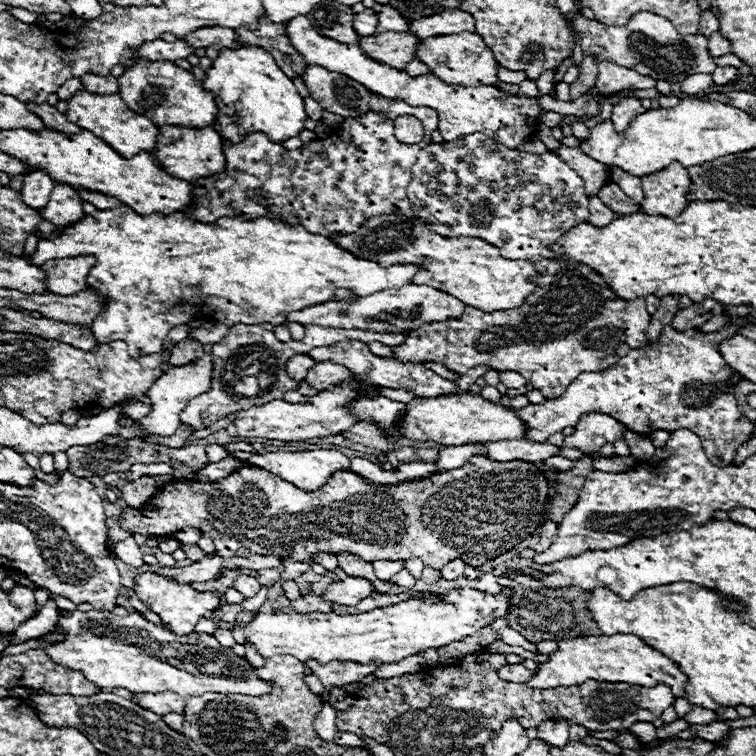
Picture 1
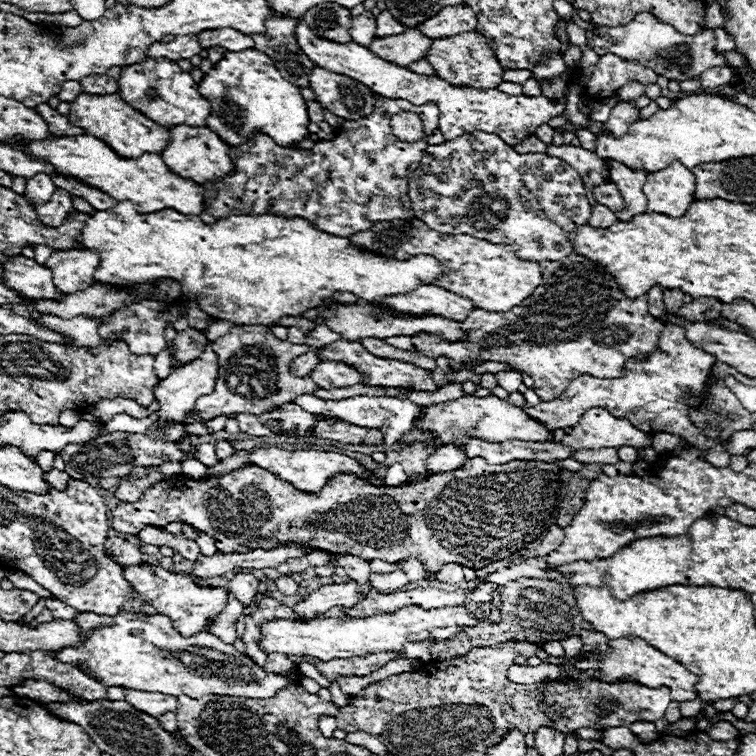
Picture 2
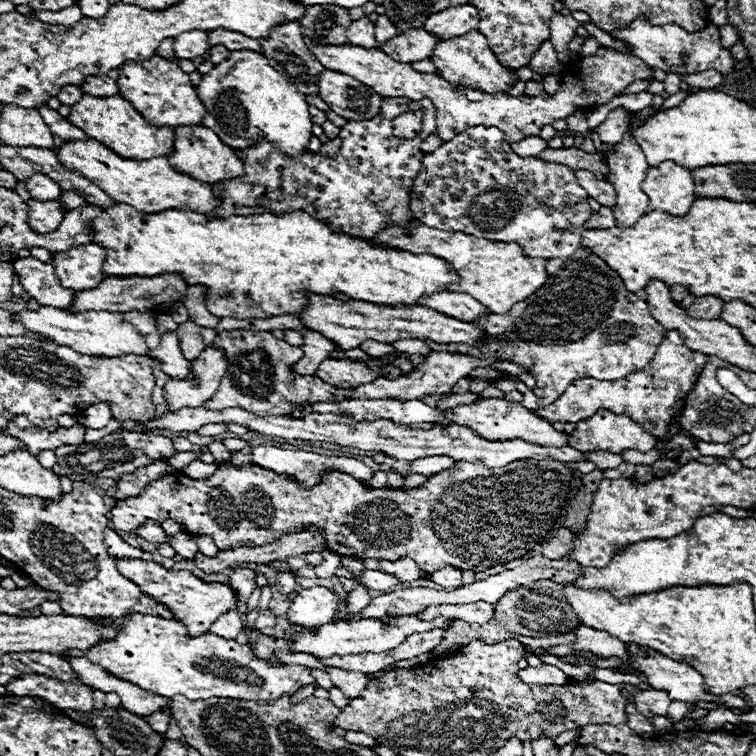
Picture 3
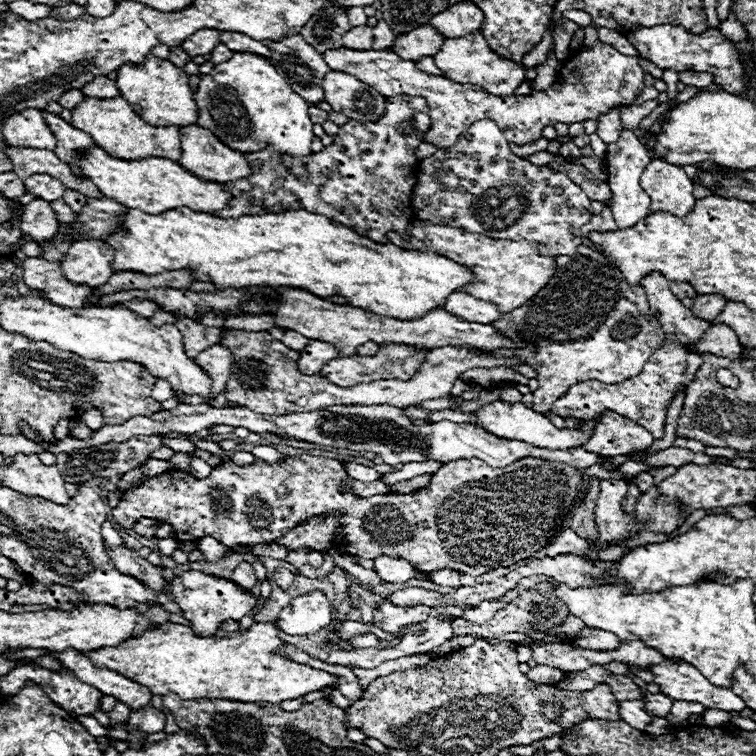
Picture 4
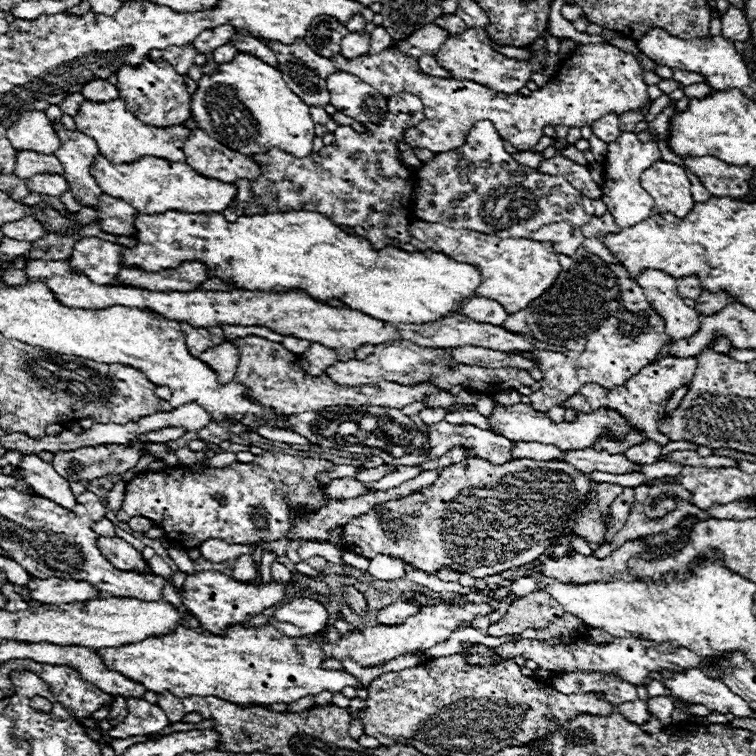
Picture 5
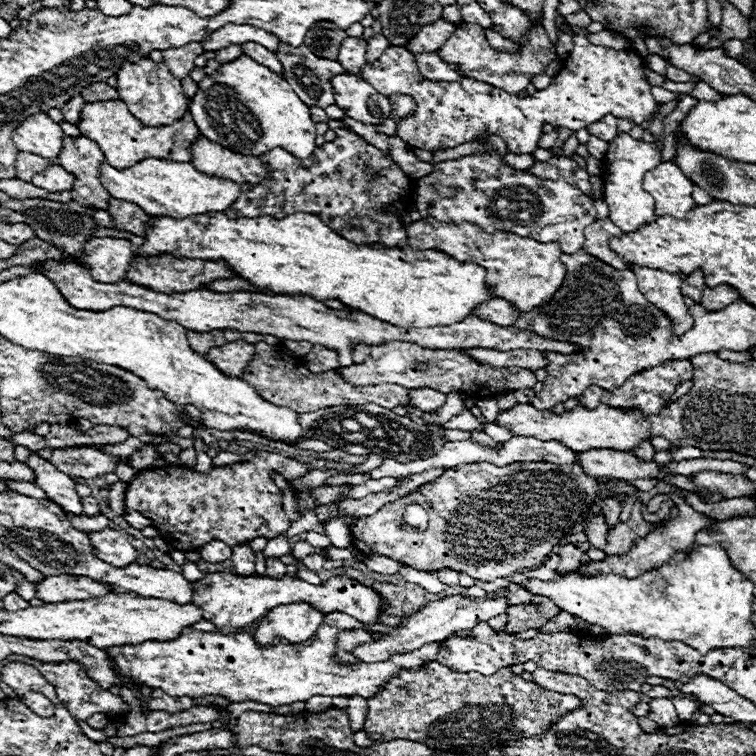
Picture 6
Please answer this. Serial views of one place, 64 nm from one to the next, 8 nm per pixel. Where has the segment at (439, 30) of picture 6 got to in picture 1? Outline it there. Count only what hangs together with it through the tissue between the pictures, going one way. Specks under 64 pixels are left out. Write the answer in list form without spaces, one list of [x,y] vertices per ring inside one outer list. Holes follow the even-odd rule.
[[[384,32],[360,38],[358,46],[366,50],[366,56],[372,60],[402,70],[410,60],[414,60],[414,48],[418,42],[420,40],[410,32]]]

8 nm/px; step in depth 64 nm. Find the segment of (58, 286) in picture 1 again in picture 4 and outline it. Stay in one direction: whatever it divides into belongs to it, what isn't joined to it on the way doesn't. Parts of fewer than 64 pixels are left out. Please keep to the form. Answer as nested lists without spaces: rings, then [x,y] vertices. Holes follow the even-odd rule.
[[[80,240],[70,246],[62,262],[62,274],[74,284],[90,284],[98,288],[114,274],[110,262],[114,258],[114,248],[102,240]]]

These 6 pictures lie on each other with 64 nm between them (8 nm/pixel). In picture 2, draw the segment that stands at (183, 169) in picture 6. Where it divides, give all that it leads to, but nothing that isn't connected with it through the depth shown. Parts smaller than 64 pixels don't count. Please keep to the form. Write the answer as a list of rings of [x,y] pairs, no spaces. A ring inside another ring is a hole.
[[[82,134],[82,136],[50,136],[50,140],[40,140],[40,142],[26,142],[22,144],[22,136],[14,136],[14,144],[16,148],[26,148],[26,152],[30,152],[30,156],[38,156],[38,160],[50,160],[50,164],[54,164],[54,168],[58,168],[58,172],[66,172],[66,176],[78,176],[78,180],[86,180],[86,184],[94,184],[94,188],[102,188],[102,192],[106,192],[108,196],[114,196],[118,202],[132,202],[136,212],[158,212],[164,208],[172,208],[176,212],[182,214],[200,214],[204,210],[202,204],[202,186],[198,186],[192,180],[180,178],[176,174],[170,172],[170,168],[164,164],[164,160],[158,154],[142,154],[140,158],[122,158],[118,156],[110,146],[106,146],[102,140],[90,136],[90,134]]]

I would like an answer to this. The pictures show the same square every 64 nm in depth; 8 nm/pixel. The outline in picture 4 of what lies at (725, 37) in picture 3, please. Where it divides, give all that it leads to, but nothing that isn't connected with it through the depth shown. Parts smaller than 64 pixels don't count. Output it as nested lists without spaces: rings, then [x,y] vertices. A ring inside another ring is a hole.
[[[730,14],[730,18],[720,24],[720,32],[722,32],[730,42],[734,42],[734,44],[736,44],[736,42],[742,42],[742,40],[746,38],[746,30],[742,28],[742,24],[736,20],[734,14]]]

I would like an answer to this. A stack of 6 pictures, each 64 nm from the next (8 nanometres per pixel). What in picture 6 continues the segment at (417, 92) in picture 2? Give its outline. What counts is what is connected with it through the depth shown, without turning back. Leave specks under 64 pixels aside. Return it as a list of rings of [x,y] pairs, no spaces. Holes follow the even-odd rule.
[[[572,26],[572,30],[574,30],[574,50],[564,60],[562,70],[552,78],[552,84],[548,88],[536,90],[532,96],[526,96],[526,98],[508,94],[500,88],[478,82],[474,78],[462,78],[460,82],[426,80],[418,72],[414,54],[410,54],[406,48],[394,48],[394,46],[386,48],[386,52],[378,60],[364,64],[362,78],[366,82],[374,84],[374,88],[378,88],[378,92],[382,92],[384,96],[410,94],[418,102],[418,108],[415,108],[415,111],[408,118],[398,122],[398,136],[408,146],[420,148],[420,150],[430,150],[430,152],[448,150],[448,148],[456,148],[464,142],[470,142],[472,138],[480,136],[484,132],[484,128],[488,128],[488,132],[492,132],[496,136],[502,136],[506,140],[510,152],[532,154],[538,146],[544,124],[552,124],[556,128],[564,126],[570,130],[580,130],[580,128],[590,126],[592,122],[598,122],[606,114],[614,114],[616,118],[630,118],[630,120],[634,120],[634,124],[642,124],[658,108],[658,102],[650,94],[650,84],[644,76],[644,64],[642,64],[640,56],[634,52],[626,52],[626,50],[614,50],[614,48],[590,44],[584,38],[586,28]]]

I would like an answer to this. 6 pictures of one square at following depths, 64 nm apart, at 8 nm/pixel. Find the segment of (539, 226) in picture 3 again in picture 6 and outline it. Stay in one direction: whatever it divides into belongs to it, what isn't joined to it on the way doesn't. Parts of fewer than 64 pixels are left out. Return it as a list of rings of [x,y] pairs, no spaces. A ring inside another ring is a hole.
[[[498,152],[470,154],[434,164],[434,172],[416,178],[414,208],[422,214],[422,218],[436,218],[454,224],[478,224],[484,232],[514,232],[516,236],[530,236],[534,240],[556,240],[564,254],[574,254],[582,248],[584,228],[596,220],[596,208],[590,196],[582,194],[564,180],[544,180],[528,170],[514,170],[502,162],[502,154]]]

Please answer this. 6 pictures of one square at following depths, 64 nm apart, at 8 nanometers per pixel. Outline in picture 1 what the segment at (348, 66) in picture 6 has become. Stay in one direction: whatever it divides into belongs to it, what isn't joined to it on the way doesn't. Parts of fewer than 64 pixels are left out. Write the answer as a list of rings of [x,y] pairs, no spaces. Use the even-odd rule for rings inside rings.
[[[366,8],[364,12],[354,16],[354,30],[358,32],[358,36],[372,36],[376,32],[378,26],[378,12],[374,12],[372,8]]]

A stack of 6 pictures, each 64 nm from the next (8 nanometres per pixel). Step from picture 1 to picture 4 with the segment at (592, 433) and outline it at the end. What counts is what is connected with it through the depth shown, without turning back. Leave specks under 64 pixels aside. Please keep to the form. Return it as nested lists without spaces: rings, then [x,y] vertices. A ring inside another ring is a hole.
[[[605,410],[596,421],[594,434],[582,448],[602,456],[618,456],[632,450],[646,450],[652,442],[654,438],[650,432],[640,428],[632,420]]]

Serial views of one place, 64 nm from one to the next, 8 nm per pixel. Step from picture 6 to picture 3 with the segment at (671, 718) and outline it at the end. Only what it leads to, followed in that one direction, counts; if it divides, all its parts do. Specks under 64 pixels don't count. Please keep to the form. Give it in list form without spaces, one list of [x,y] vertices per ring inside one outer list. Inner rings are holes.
[[[638,690],[634,702],[644,706],[642,710],[638,710],[642,716],[654,718],[654,716],[666,716],[672,700],[668,698],[666,690]]]

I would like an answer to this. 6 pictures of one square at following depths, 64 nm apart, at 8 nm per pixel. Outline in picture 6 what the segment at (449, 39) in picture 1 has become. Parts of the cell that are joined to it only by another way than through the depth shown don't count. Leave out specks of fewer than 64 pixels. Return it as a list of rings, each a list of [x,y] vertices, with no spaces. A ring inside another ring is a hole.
[[[464,24],[454,32],[454,36],[450,36],[450,40],[446,40],[446,44],[438,50],[438,54],[444,56],[446,64],[454,64],[462,68],[462,76],[470,76],[474,80],[486,80],[486,84],[494,84],[496,88],[502,88],[504,92],[510,94],[518,94],[520,90],[526,90],[532,78],[536,74],[542,74],[546,66],[556,58],[556,50],[542,26],[532,28],[522,38],[518,54],[508,54],[494,50],[492,46],[486,46],[486,42],[482,42],[482,32],[472,32],[472,24]]]

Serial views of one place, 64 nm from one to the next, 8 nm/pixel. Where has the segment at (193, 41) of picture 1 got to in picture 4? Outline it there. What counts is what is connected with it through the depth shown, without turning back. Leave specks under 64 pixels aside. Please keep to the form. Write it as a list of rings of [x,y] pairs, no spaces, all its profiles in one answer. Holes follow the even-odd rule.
[[[222,32],[222,44],[226,44],[232,52],[254,52],[258,56],[264,56],[264,58],[270,58],[270,50],[254,40],[254,38],[248,38],[248,36],[242,36],[240,32]]]

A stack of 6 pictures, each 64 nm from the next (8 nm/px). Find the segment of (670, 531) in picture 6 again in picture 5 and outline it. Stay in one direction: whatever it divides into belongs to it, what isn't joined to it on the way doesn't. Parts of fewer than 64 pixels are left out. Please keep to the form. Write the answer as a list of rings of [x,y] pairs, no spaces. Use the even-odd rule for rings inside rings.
[[[632,540],[632,542],[626,542],[622,548],[614,550],[608,558],[604,560],[598,560],[598,558],[590,558],[590,556],[580,556],[580,554],[574,554],[574,556],[562,556],[562,558],[544,558],[542,562],[538,564],[532,564],[530,568],[526,566],[520,566],[514,576],[510,576],[510,580],[502,580],[498,586],[494,586],[492,590],[496,588],[502,588],[502,586],[508,586],[512,582],[516,582],[518,578],[524,578],[524,576],[530,576],[532,572],[542,572],[544,576],[550,576],[550,578],[556,578],[556,580],[572,580],[572,584],[590,584],[594,580],[632,580],[632,576],[628,574],[626,570],[626,562],[628,558],[632,558],[634,554],[640,554],[648,550],[648,544],[642,544],[638,540]]]

